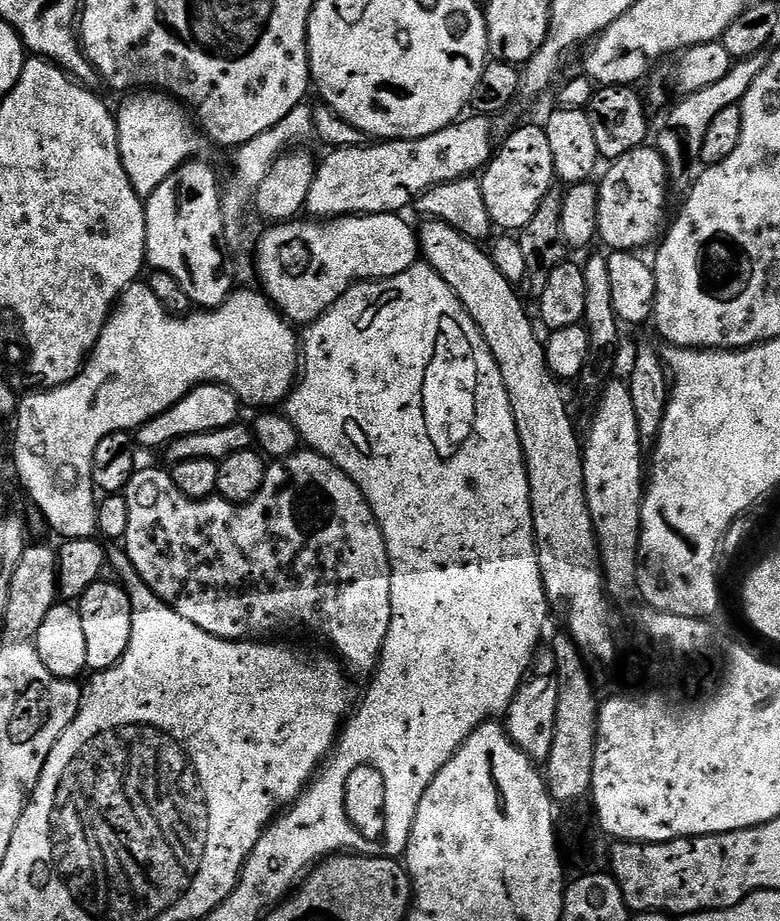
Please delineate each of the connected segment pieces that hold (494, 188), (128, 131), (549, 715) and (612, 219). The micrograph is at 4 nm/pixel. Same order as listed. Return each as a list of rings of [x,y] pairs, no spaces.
[[[524,124],[516,128],[504,140],[504,145],[495,149],[494,155],[488,161],[488,167],[479,177],[482,186],[482,198],[486,198],[486,210],[490,210],[493,225],[500,230],[519,230],[534,218],[534,210],[546,198],[546,194],[554,186],[554,154],[550,154],[550,138],[543,127],[536,124]]]
[[[136,90],[121,100],[124,101],[115,118],[122,166],[137,194],[147,198],[154,194],[154,190],[158,190],[158,186],[162,186],[165,178],[174,174],[174,170],[201,155],[202,136],[189,109],[159,90]]]
[[[551,650],[537,651],[532,658],[523,684],[516,691],[506,713],[508,737],[516,743],[529,758],[537,762],[547,761],[550,749],[554,746],[554,722],[558,714],[558,662]]]
[[[652,146],[635,148],[630,154],[622,154],[622,158],[611,161],[607,167],[608,173],[598,180],[599,243],[604,243],[608,250],[632,252],[646,247],[651,240],[659,241],[665,227],[664,211],[668,208],[670,193],[668,167],[664,165],[662,154]]]

